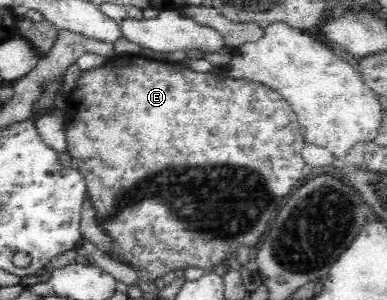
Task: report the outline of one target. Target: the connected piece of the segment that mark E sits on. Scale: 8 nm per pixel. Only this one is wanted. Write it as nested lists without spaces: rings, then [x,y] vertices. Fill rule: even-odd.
[[[132,58],[128,68],[102,65],[102,68],[82,72],[76,90],[70,92],[70,98],[66,99],[67,106],[64,109],[66,151],[73,158],[72,171],[81,175],[86,182],[97,225],[101,228],[101,232],[107,234],[112,240],[108,258],[114,260],[124,258],[116,262],[134,270],[142,282],[154,283],[167,272],[180,270],[180,268],[187,269],[193,266],[196,268],[217,266],[218,268],[218,264],[222,264],[240,246],[259,245],[258,240],[264,237],[285,198],[305,181],[307,165],[301,155],[304,137],[296,113],[278,91],[264,83],[232,77],[218,80],[218,77],[212,76],[212,73],[192,71],[184,64],[178,70],[178,66],[170,66],[152,58],[148,62],[138,58],[138,64]]]

